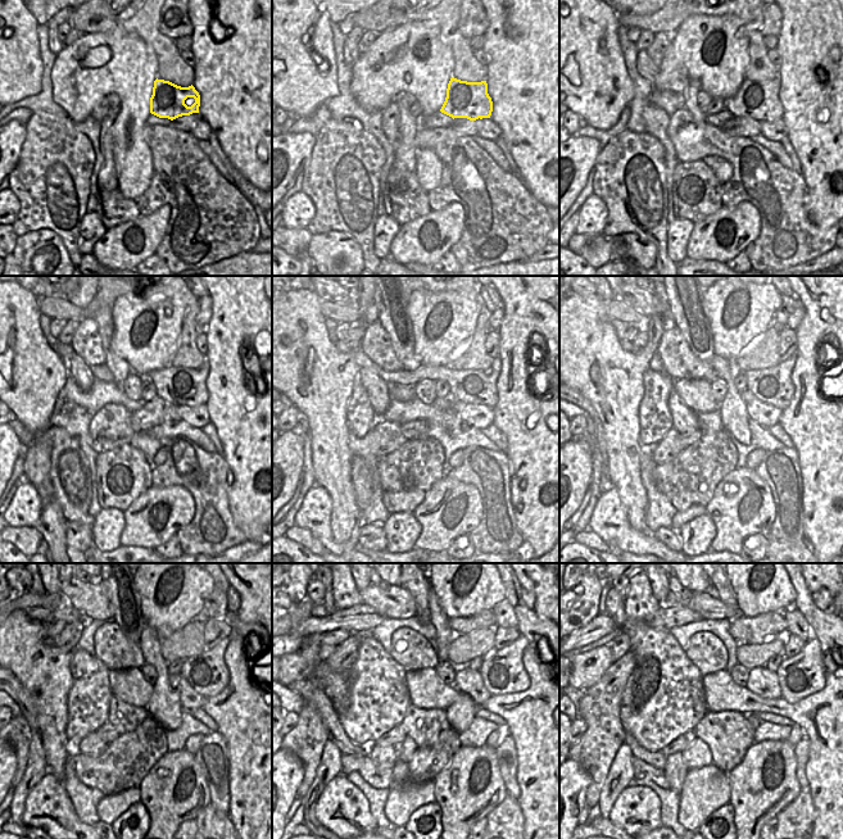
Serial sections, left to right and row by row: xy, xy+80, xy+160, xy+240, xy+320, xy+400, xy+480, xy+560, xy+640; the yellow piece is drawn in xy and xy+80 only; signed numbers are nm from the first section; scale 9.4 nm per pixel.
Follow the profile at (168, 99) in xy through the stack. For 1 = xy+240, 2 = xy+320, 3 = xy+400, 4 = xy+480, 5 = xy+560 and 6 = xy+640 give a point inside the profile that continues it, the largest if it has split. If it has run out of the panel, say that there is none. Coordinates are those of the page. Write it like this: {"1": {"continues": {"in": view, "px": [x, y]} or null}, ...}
{"1": {"continues": {"in": "xy+240", "px": [181, 386]}}, "2": {"continues": {"in": "xy+320", "px": [472, 386]}}, "3": {"continues": {"in": "xy+400", "px": [774, 385]}}, "4": {"continues": {"in": "xy+480", "px": [207, 674]}}, "5": {"continues": {"in": "xy+560", "px": [502, 671]}}, "6": {"continues": {"in": "xy+640", "px": [802, 675]}}}

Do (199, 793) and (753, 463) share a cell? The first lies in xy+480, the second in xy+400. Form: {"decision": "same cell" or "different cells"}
{"decision": "different cells"}

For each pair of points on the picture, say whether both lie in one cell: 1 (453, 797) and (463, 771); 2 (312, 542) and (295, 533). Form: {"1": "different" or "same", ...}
{"1": "same", "2": "same"}

